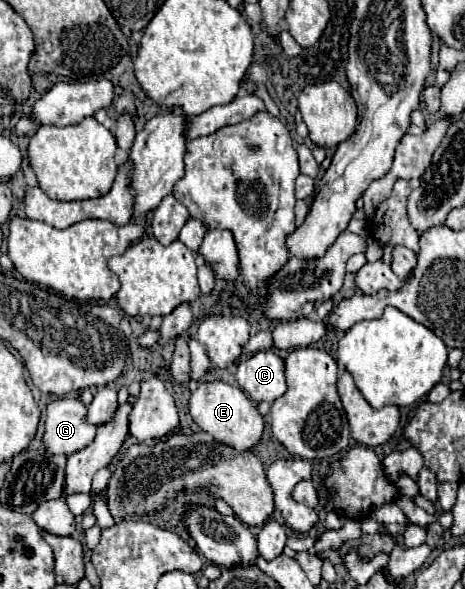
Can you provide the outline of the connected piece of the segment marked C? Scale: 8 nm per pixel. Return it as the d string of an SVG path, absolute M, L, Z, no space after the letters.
M259 351L237 367L235 379L253 401L273 403L287 391L285 361L273 351Z

